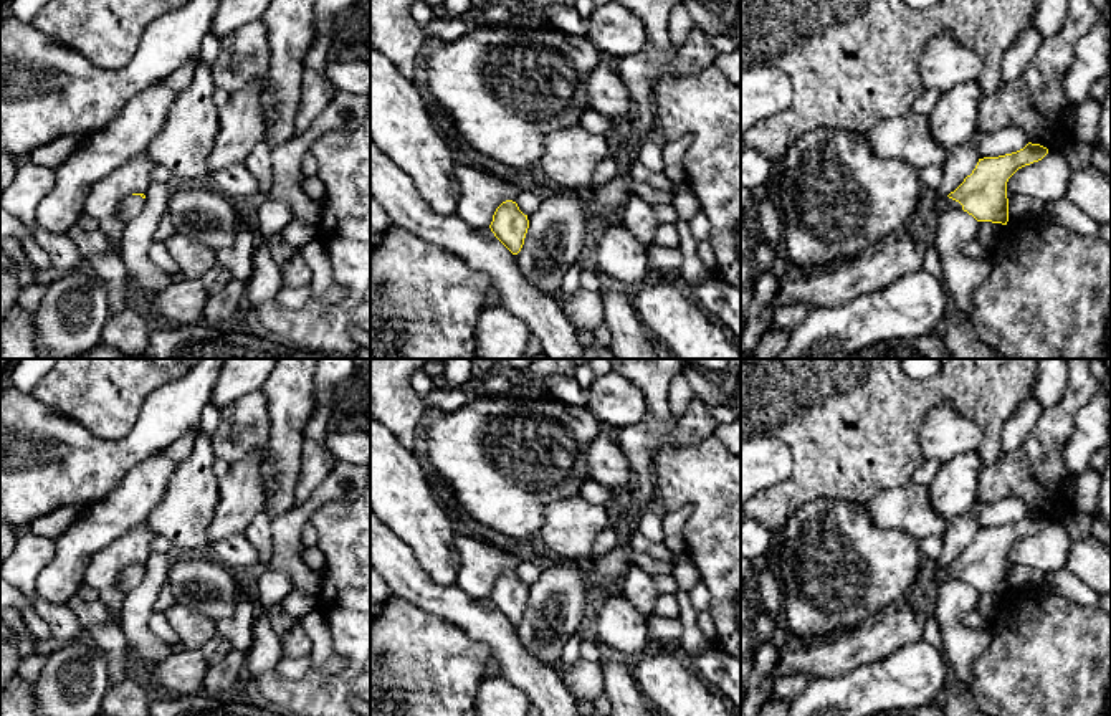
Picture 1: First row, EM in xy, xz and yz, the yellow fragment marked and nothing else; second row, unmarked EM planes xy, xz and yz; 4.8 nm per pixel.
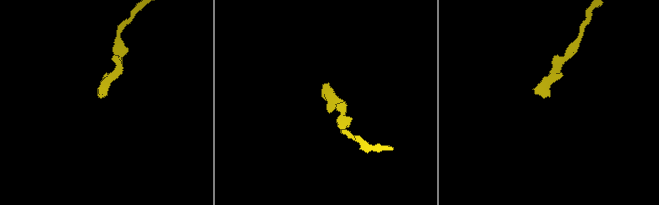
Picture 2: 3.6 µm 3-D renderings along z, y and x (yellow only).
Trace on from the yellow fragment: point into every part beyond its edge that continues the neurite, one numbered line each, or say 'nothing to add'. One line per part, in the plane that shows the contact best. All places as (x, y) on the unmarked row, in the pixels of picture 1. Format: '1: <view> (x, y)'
1: yz (941, 574)

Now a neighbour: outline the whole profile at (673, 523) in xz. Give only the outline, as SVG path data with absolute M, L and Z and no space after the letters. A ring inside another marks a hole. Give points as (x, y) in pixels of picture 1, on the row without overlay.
M671 511L663 513L663 544L675 554L684 552L684 523L686 513Z

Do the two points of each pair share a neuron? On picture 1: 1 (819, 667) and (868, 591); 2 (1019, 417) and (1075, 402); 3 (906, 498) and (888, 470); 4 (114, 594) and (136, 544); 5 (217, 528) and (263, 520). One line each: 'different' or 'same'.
1: different
2: different
3: different
4: same
5: different

